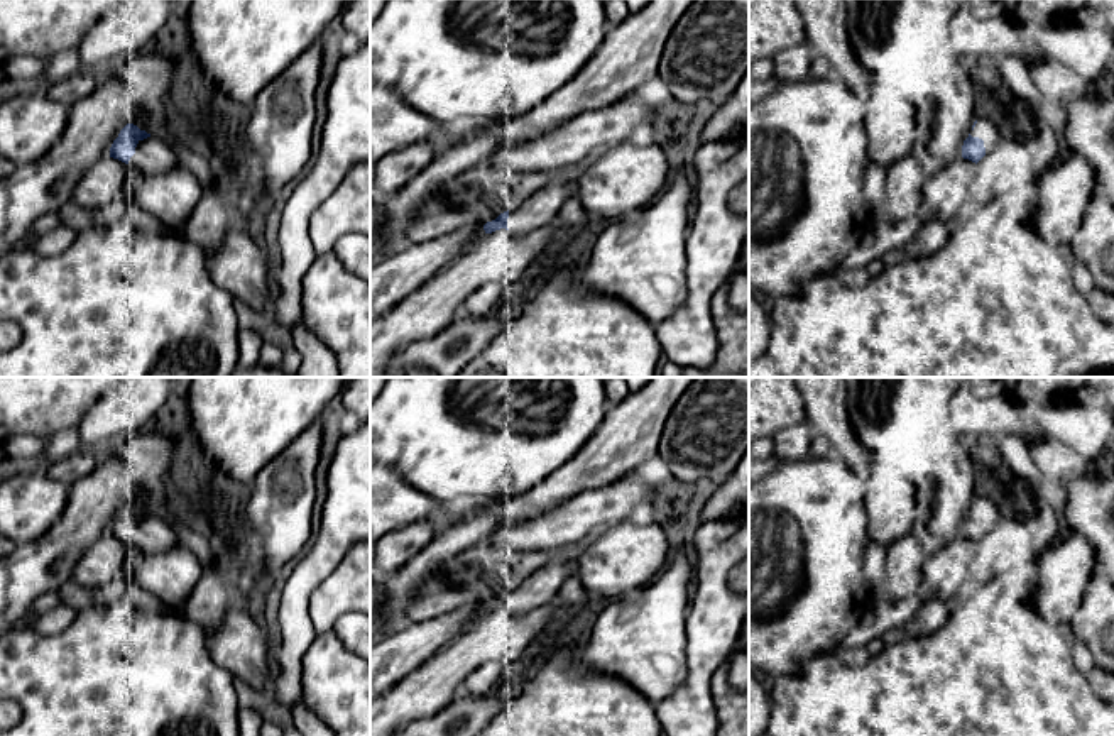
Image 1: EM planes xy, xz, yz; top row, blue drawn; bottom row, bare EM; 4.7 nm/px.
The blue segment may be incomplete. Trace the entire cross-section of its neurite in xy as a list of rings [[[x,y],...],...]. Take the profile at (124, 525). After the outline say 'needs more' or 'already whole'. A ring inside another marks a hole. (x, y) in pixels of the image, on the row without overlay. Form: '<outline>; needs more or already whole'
[[[127,503],[110,526],[110,536],[142,553],[159,553],[177,543],[176,530],[134,503]]]; needs more

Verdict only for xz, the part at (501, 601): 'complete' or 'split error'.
split error

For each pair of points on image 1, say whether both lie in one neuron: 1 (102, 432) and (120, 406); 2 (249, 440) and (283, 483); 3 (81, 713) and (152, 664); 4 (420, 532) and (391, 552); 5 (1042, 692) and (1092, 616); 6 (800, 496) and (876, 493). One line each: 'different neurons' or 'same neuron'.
1: same neuron
2: different neurons
3: same neuron
4: same neuron
5: different neurons
6: different neurons

